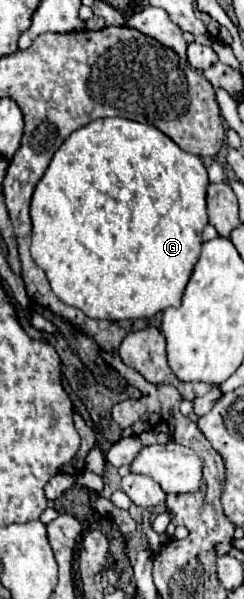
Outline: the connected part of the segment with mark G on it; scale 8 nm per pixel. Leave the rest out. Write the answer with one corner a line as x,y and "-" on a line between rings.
103,118
89,122
87,126
81,126
75,130
55,152
51,158
49,168
45,170
43,178
35,186
33,198
31,198
31,220
33,220
33,244
31,244
31,256
35,264
47,274
47,280
53,288
53,292
69,306
79,308
89,318
95,320
135,320
135,318
153,318
157,312
163,312
167,308
175,308
181,302
183,290
187,286
187,280
191,276
193,264
199,258
199,250
203,244
201,232
207,226
207,168
203,160
195,154
183,152
169,136
165,136
161,130
157,130
151,124
139,124
135,120
127,118

